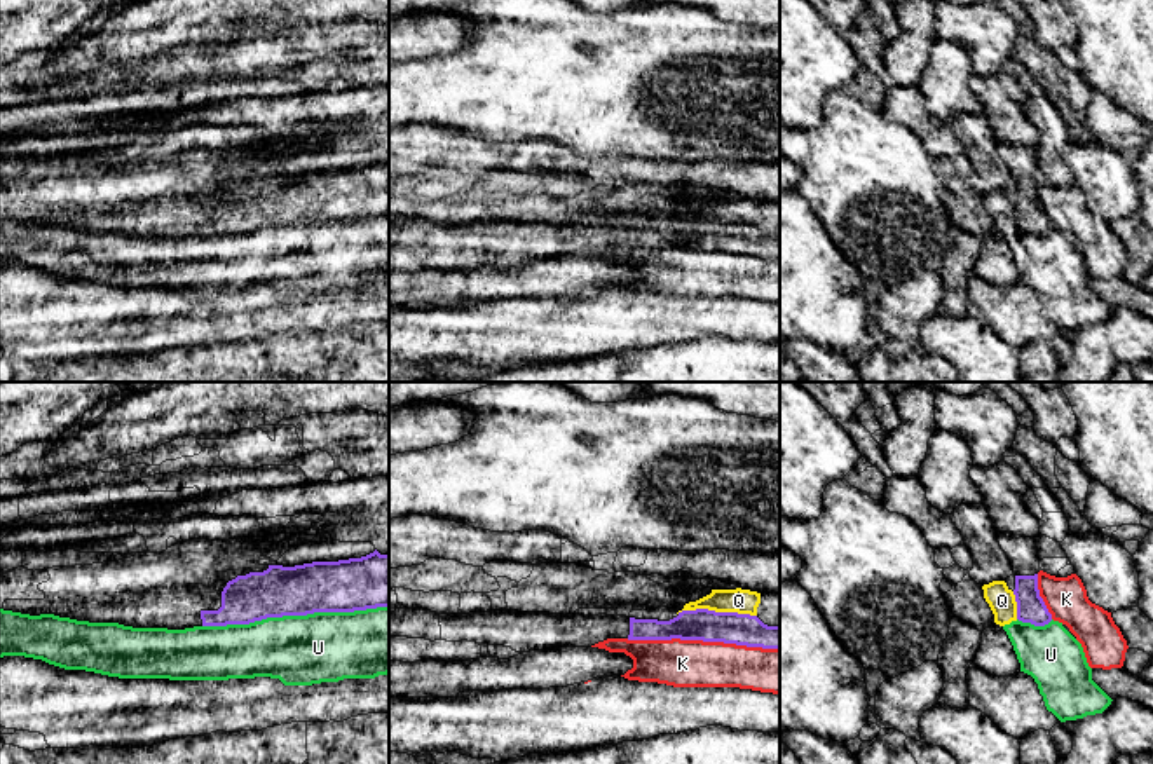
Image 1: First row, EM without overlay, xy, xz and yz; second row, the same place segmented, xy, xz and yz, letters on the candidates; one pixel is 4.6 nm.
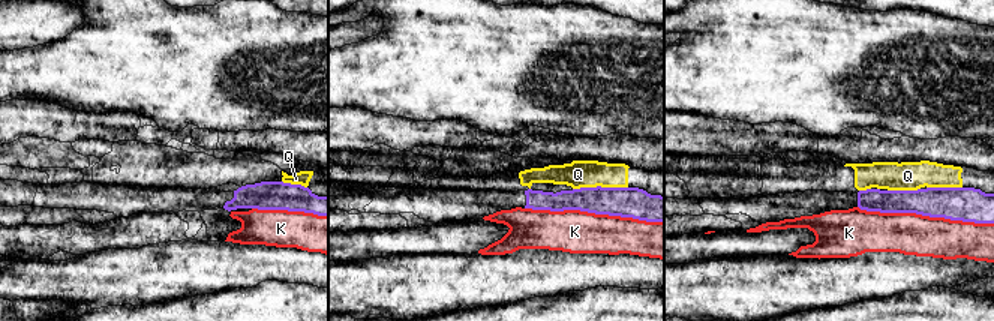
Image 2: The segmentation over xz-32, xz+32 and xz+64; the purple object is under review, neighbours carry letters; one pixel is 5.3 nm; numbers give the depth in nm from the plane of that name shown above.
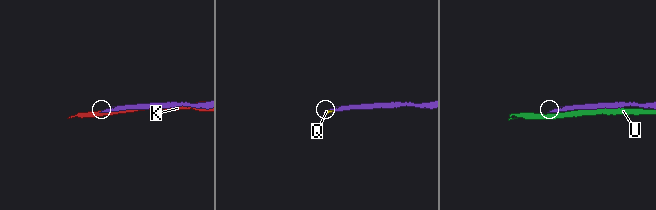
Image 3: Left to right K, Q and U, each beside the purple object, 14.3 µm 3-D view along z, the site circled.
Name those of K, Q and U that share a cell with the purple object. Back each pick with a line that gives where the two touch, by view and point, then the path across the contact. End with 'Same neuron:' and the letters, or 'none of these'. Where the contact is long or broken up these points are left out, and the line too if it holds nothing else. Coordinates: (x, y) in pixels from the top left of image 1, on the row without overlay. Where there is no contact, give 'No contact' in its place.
Same neuron: none of these

